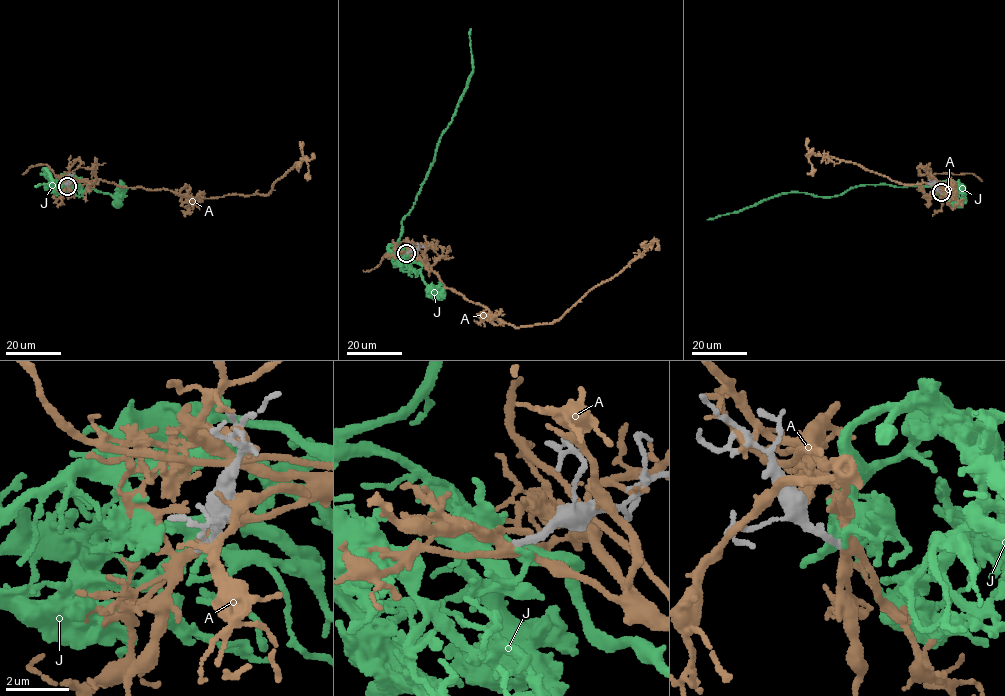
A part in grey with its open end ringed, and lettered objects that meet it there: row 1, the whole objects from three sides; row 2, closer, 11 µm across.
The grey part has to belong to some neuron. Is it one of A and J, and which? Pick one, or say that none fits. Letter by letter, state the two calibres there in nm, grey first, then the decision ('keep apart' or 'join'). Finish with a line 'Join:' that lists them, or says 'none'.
A: calibres 200 and 280 nm; keep apart
J: calibres 240 and 220 nm; keep apart
Join: none

